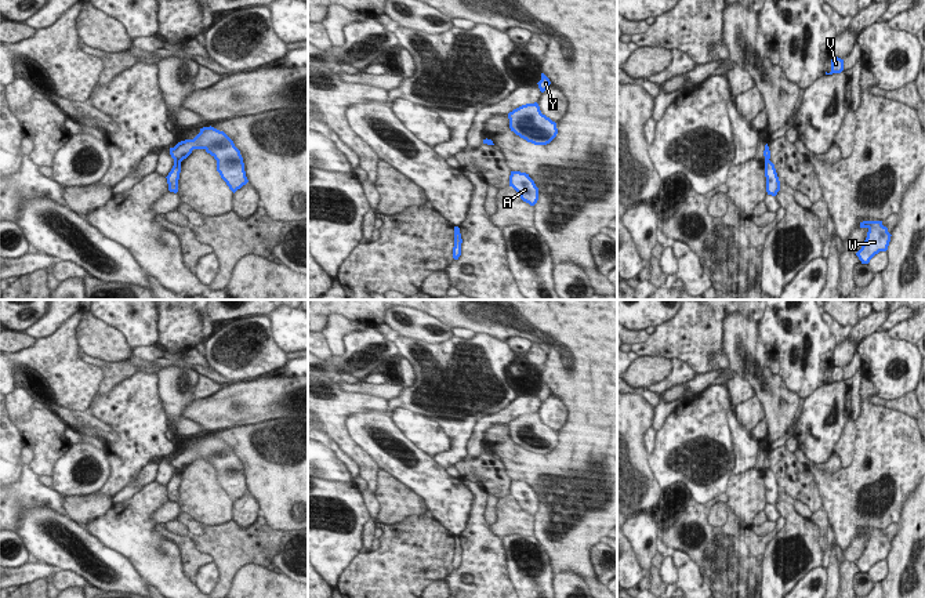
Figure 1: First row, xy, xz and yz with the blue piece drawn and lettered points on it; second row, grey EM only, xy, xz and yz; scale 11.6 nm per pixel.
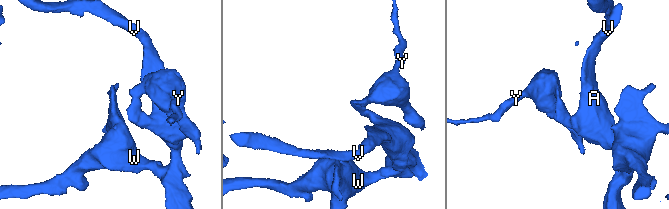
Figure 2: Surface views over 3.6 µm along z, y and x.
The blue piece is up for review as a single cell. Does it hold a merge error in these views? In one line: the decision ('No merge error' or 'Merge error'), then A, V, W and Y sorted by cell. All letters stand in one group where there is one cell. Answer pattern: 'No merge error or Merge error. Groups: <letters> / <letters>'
Merge error. Groups: A V W / Y

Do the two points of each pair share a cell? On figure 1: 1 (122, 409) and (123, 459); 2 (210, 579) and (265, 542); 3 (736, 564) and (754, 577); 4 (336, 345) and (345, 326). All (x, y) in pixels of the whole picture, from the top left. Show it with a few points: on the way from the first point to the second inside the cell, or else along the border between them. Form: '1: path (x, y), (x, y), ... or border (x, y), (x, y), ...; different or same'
1: path (126, 421), (126, 446); same
2: border (213, 561), (218, 572), (217, 583); different
3: path (740, 568), (750, 576); same
4: path (336, 341), (336, 336), (341, 330); same

